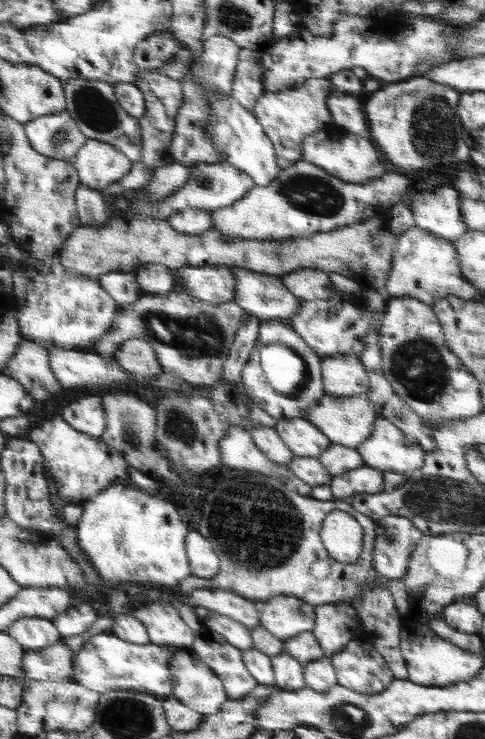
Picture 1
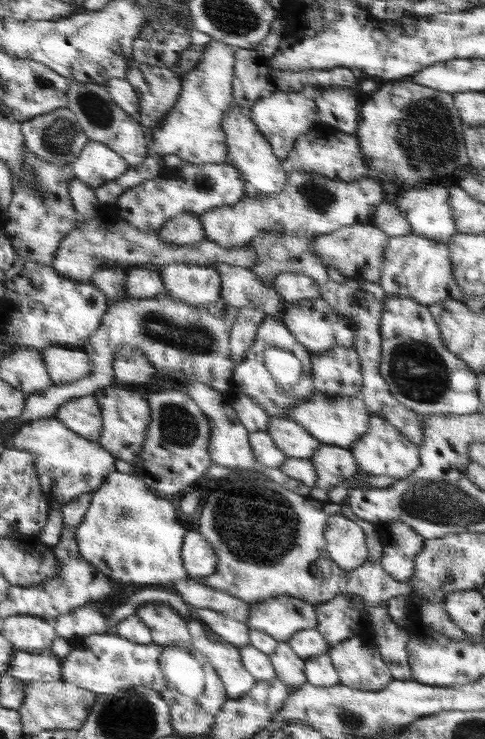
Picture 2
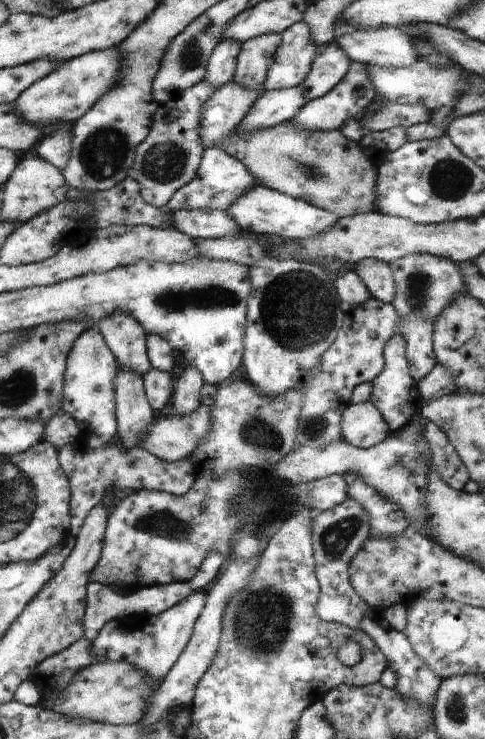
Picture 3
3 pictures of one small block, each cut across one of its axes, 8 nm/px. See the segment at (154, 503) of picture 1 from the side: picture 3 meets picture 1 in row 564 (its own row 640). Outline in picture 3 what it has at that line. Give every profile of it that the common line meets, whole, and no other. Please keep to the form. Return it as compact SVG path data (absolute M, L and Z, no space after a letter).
M193 591L183 601L157 615L144 613L109 620L91 642L91 649L97 656L97 662L129 662L138 670L144 671L155 684L159 684L186 648L195 622L204 608L205 595L203 591Z

